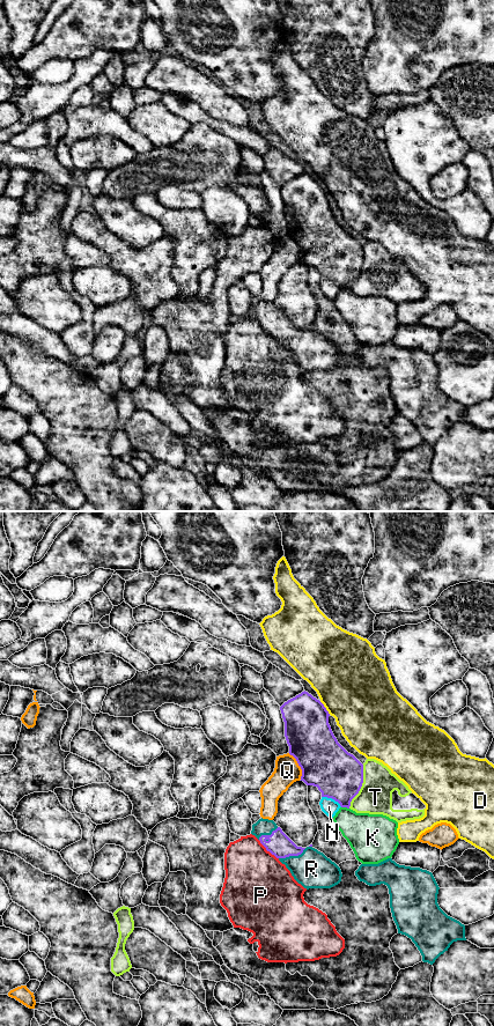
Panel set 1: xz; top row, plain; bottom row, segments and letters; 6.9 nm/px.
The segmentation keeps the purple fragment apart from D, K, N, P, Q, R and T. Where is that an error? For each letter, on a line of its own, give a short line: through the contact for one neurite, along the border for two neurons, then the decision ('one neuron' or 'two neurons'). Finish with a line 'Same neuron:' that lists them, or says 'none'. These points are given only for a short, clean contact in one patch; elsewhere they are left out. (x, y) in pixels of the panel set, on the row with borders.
D: two neurons
K: two neurons
N: two neurons
P: two neurons
Q: two neurons
R: one neuron
T: two neurons
Same neuron: R

